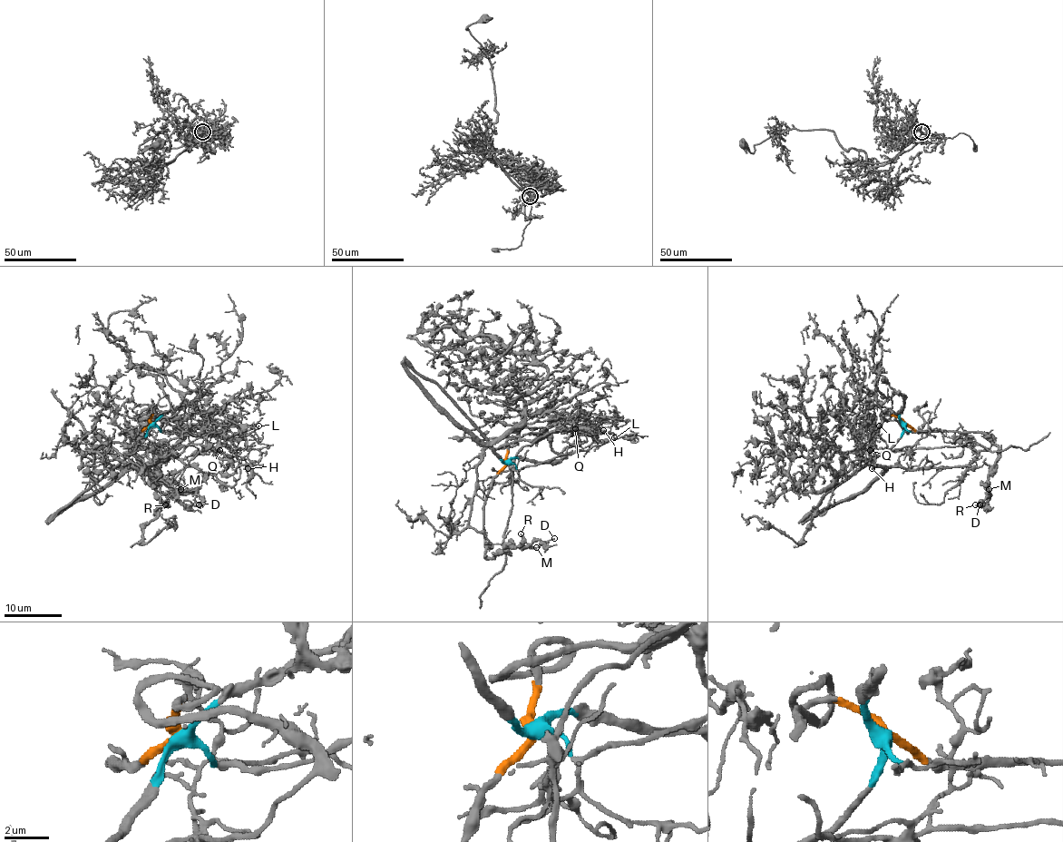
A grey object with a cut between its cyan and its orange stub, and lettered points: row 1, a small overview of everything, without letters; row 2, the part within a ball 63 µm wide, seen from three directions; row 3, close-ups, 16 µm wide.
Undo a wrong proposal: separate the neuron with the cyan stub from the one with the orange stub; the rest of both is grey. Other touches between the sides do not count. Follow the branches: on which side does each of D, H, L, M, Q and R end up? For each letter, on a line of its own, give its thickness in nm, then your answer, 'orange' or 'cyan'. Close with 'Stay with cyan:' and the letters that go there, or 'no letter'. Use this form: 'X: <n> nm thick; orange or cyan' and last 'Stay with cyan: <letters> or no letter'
D: 120 nm thick; orange
H: 170 nm thick; orange
L: 120 nm thick; orange
M: 280 nm thick; orange
Q: 110 nm thick; orange
R: 170 nm thick; orange
Stay with cyan: no letter

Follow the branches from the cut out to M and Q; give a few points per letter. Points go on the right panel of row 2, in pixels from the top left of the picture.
M: (904, 424), (920, 431), (982, 432), (995, 445), (999, 456), (989, 471), (988, 493), (989, 488)
Q: (904, 424), (892, 415), (884, 416), (881, 426), (871, 438), (872, 448), (870, 449)

